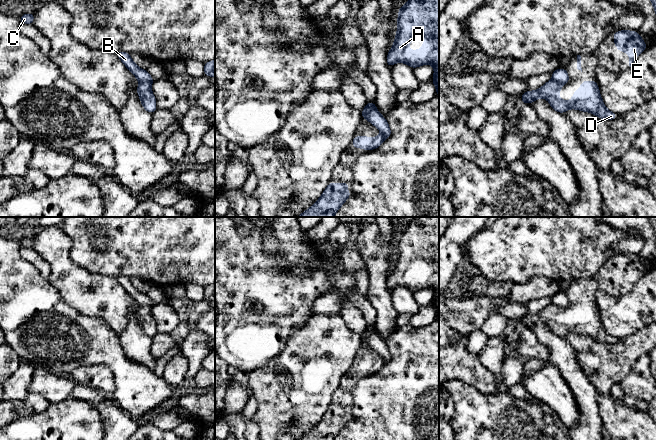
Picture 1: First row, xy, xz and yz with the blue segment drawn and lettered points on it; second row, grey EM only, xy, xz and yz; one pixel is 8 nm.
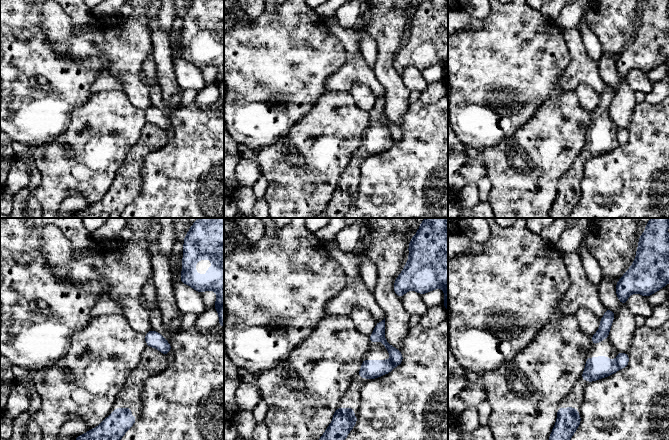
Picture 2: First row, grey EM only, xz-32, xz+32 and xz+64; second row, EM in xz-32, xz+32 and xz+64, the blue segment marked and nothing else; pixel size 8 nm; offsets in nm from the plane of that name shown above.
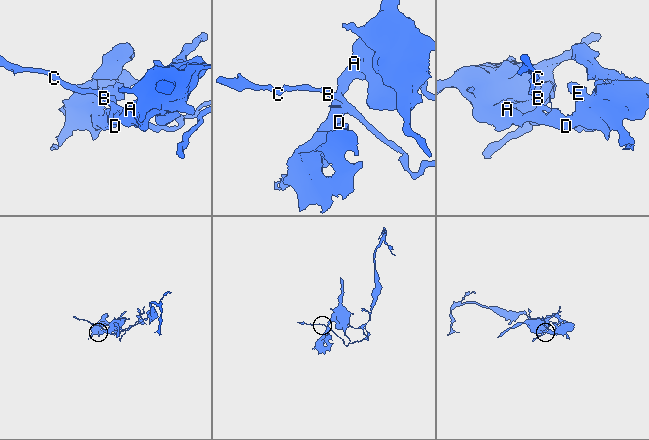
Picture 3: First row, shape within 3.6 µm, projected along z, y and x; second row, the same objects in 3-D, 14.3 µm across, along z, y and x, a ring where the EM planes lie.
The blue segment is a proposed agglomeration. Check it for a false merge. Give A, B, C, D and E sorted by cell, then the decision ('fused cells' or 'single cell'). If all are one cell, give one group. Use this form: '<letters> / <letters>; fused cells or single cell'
A D E / B C; fused cells

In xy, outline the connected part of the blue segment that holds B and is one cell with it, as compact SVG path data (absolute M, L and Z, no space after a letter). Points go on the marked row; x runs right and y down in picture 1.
M123 51L116 52L115 54L118 55L122 63L137 78L139 82L153 83L154 79L151 77L151 75L147 72L147 70L141 69L135 64L130 54Z

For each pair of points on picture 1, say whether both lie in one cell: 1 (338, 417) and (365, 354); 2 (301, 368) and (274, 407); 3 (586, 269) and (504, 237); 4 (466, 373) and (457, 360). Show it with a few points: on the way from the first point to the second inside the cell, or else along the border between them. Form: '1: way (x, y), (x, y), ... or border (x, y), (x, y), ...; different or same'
1: way (343, 401), (346, 385), (358, 370); same
2: way (295, 378), (289, 384), (288, 393), (284, 397); same
3: way (566, 249), (556, 239), (524, 239); same
4: way (466, 370), (460, 363); same

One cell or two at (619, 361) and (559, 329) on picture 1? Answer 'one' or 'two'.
two

